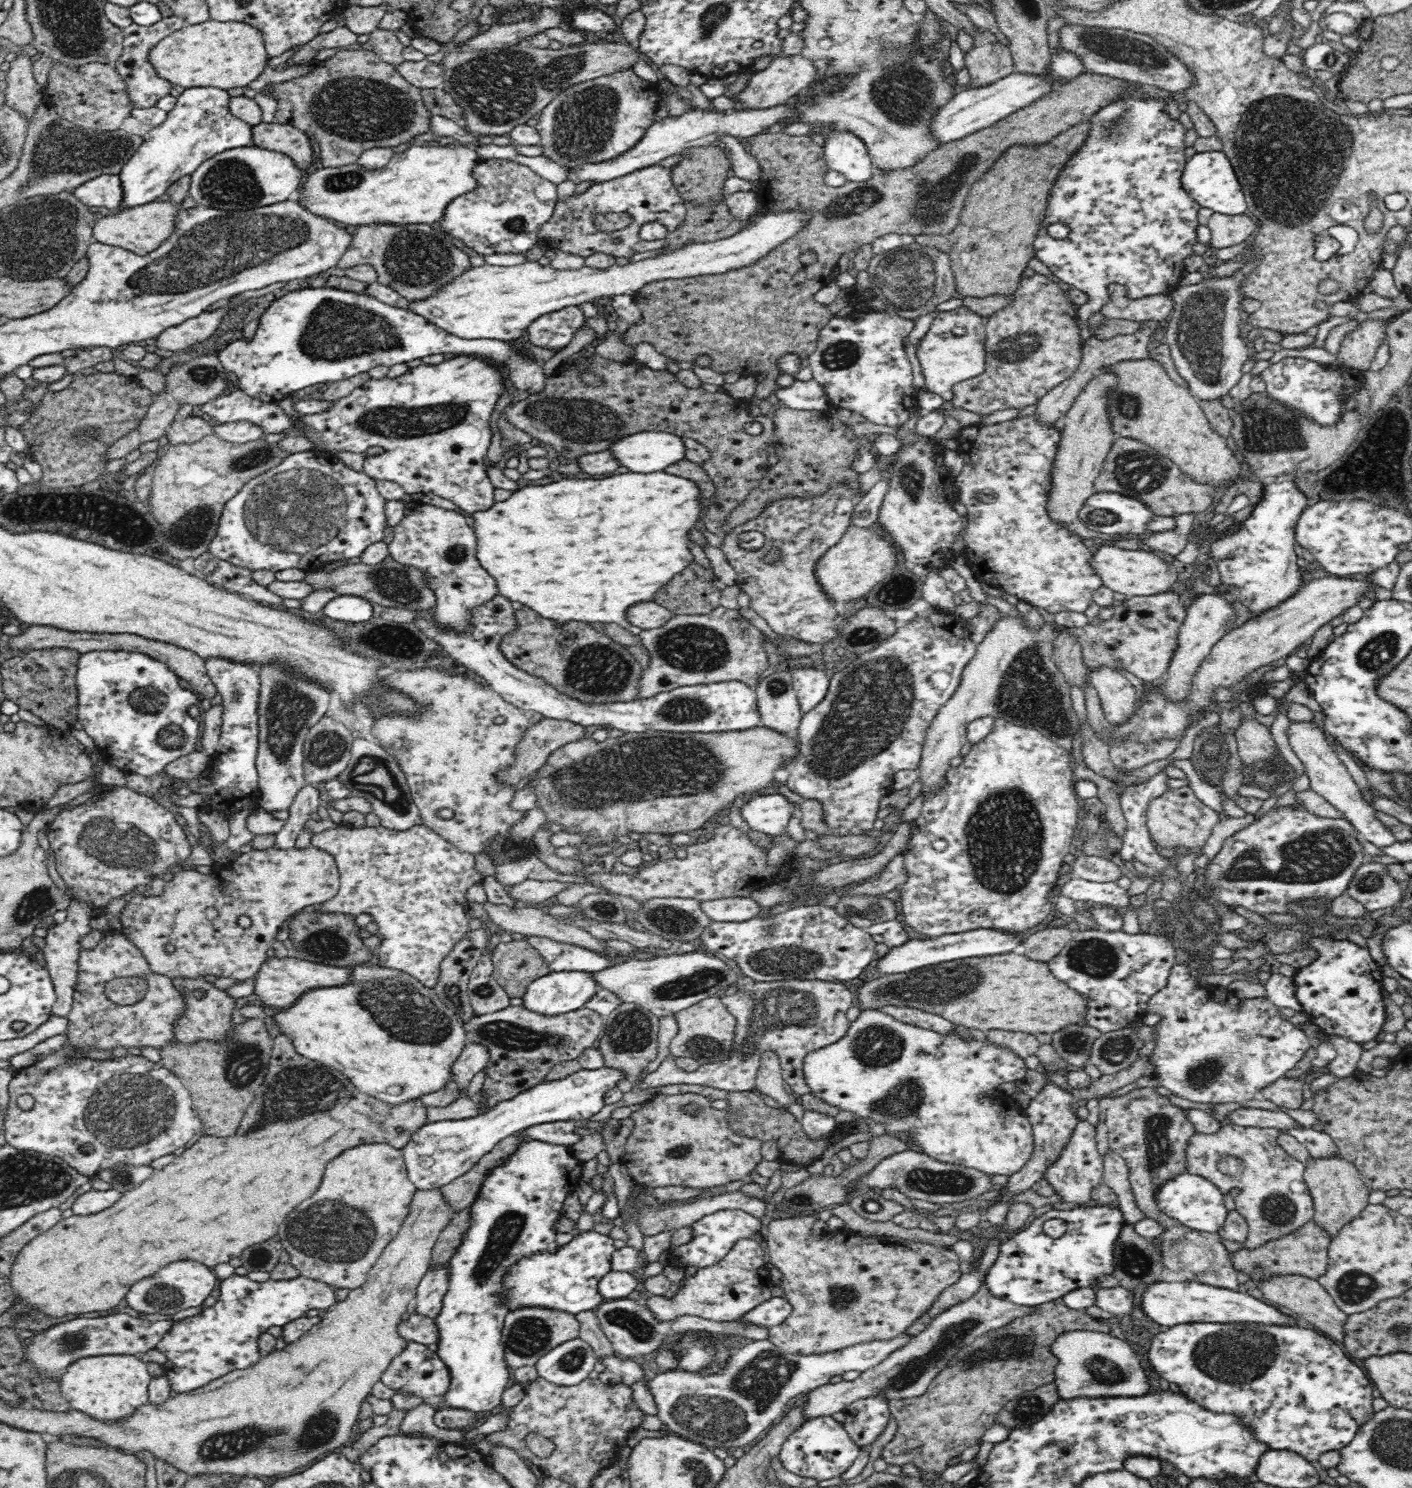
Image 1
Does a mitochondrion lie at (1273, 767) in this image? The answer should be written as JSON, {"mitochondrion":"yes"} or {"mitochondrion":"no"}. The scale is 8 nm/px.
{"mitochondrion":"no"}

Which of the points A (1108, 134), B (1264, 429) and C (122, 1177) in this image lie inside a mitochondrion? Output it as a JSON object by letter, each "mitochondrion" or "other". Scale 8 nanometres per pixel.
{"A":"mitochondrion","B":"mitochondrion","C":"mitochondrion"}

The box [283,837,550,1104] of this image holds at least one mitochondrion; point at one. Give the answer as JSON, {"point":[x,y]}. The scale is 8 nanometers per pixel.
{"point":[404,1012]}

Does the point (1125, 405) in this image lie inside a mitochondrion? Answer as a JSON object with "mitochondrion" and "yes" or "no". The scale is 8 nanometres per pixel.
{"mitochondrion":"yes"}

